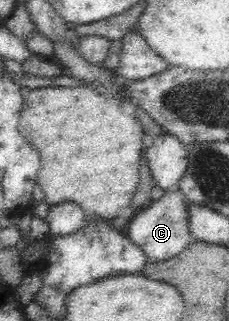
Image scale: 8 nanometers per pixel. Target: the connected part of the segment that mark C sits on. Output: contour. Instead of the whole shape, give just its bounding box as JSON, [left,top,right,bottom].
[126,190,192,262]

